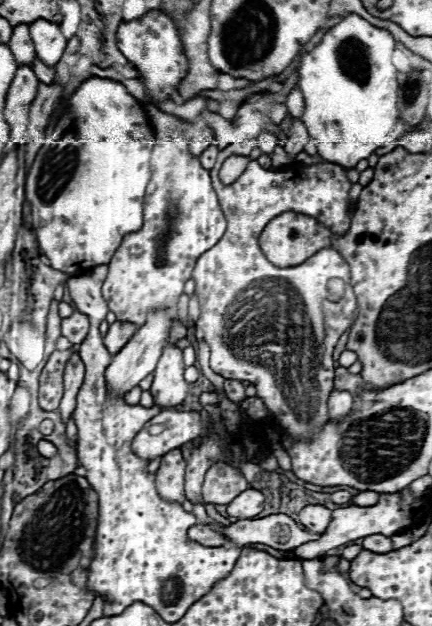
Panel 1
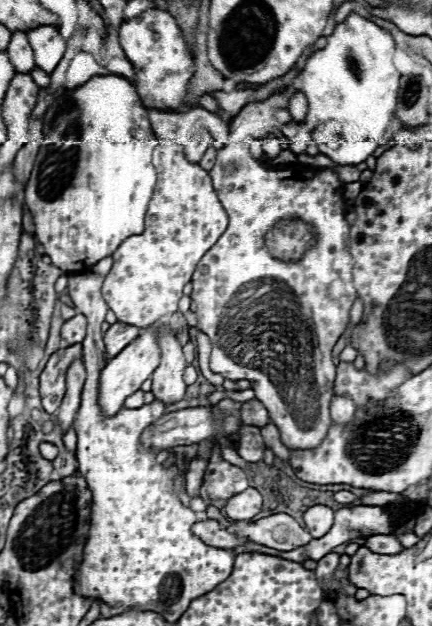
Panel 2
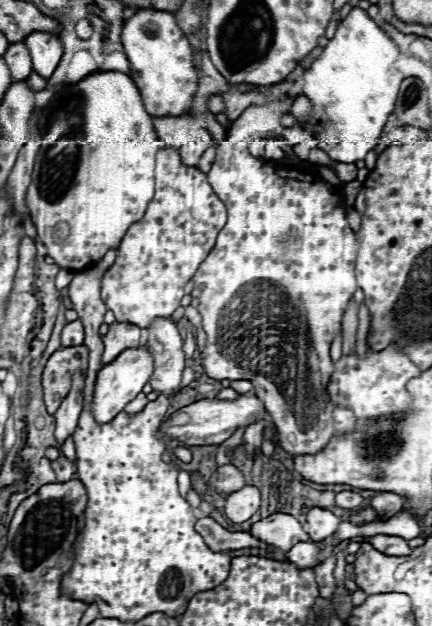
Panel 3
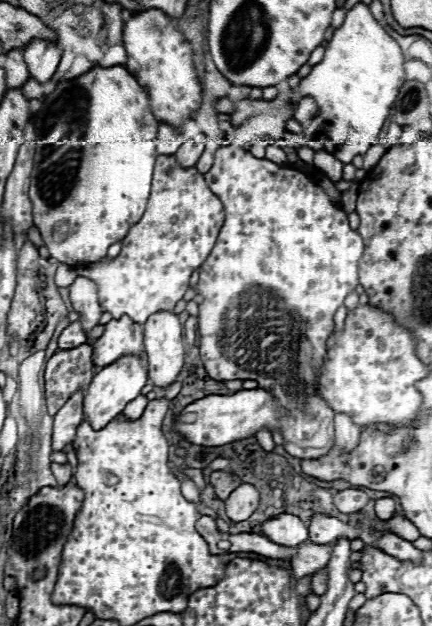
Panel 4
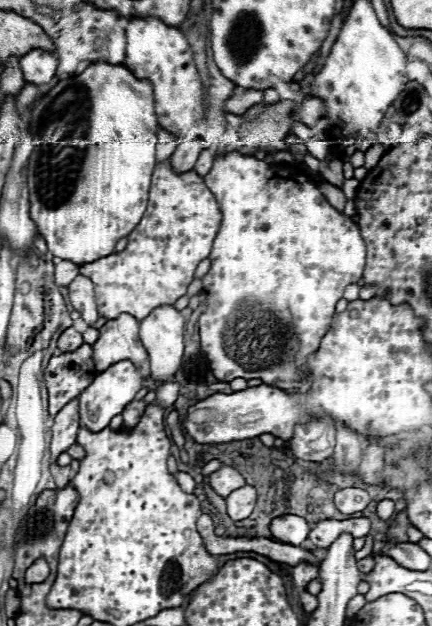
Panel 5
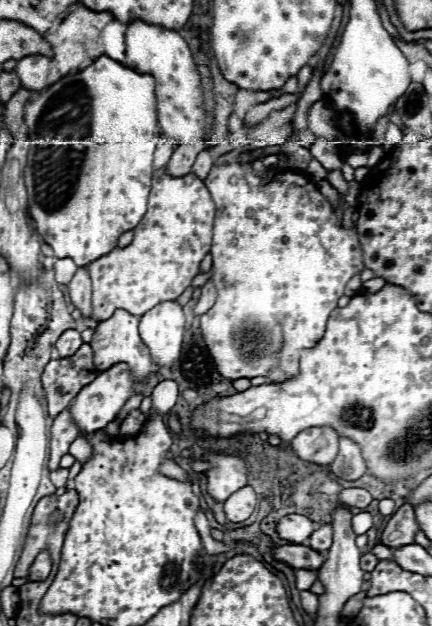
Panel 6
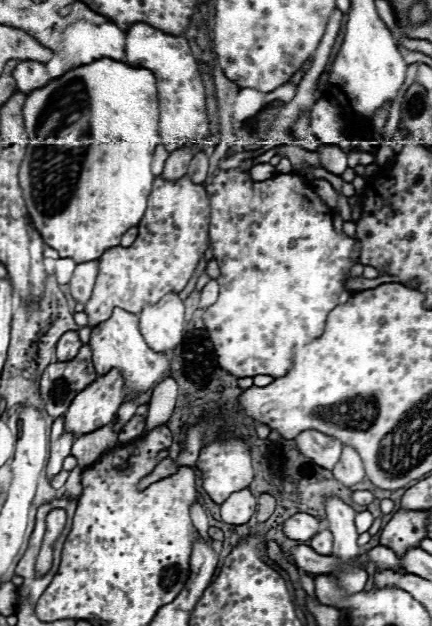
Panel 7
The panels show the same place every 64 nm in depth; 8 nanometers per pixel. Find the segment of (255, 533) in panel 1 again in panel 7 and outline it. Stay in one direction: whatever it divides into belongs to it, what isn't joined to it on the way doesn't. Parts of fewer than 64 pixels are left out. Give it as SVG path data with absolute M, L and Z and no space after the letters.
M294 514L284 522L286 538L298 540L298 542L306 542L318 532L320 532L320 520L316 520L310 514Z

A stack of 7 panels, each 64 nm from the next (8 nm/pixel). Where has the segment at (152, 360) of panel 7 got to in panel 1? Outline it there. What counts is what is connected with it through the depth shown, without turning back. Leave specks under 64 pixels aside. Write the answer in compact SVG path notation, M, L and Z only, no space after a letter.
M120 320L110 324L108 334L104 336L104 346L108 348L108 352L116 354L130 340L130 336L136 332L136 328L138 326L134 326L132 322L120 322Z

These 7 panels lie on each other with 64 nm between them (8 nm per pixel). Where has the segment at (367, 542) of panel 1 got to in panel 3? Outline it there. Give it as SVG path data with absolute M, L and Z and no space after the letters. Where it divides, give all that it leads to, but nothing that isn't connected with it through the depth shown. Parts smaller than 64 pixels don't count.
M378 534L378 536L372 536L370 538L370 544L382 552L382 554L388 554L388 556L408 556L412 550L408 548L406 540L404 538L398 538L398 536L388 536L388 534Z

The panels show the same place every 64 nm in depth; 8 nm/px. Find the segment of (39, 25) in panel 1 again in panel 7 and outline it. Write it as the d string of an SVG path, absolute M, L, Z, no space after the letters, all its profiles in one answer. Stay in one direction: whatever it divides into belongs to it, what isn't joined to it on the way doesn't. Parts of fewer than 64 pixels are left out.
M22 60L14 70L12 76L18 84L18 92L34 92L42 86L46 86L46 82L50 82L48 72L46 72L46 64L44 62L36 62L36 60Z

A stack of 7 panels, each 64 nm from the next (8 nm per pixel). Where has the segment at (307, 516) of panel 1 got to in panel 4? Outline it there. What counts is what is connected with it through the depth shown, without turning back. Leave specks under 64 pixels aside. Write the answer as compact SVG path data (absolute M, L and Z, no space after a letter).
M314 514L308 522L310 540L314 544L328 544L328 542L336 540L340 534L344 534L346 530L348 530L348 526L344 522L340 522L334 516L326 516L326 514Z

